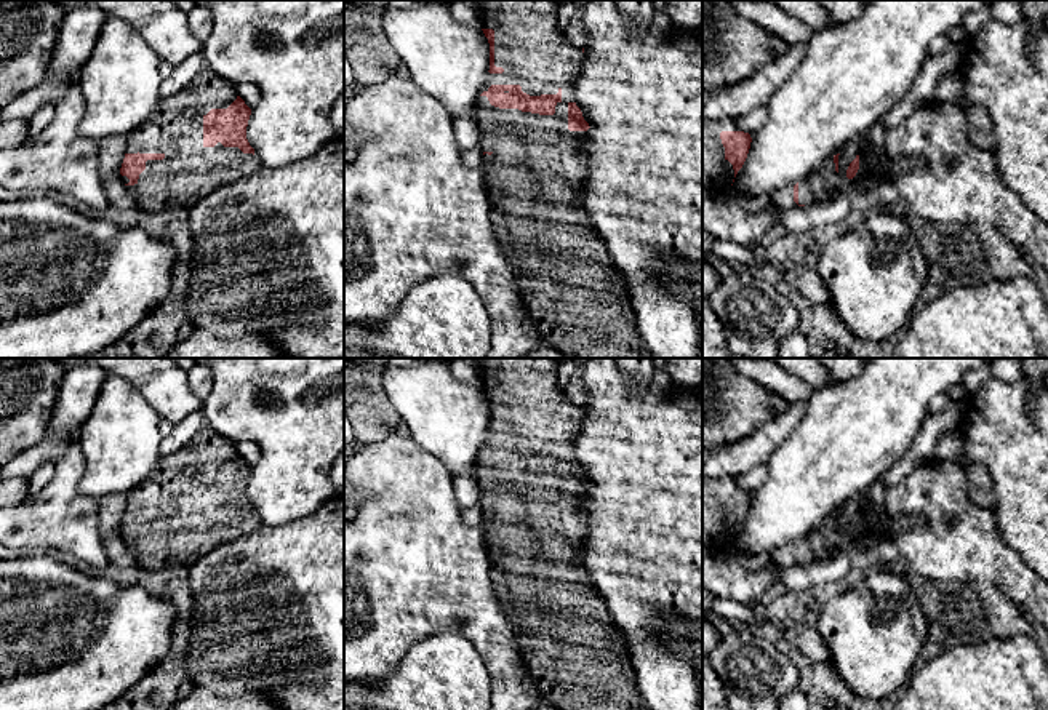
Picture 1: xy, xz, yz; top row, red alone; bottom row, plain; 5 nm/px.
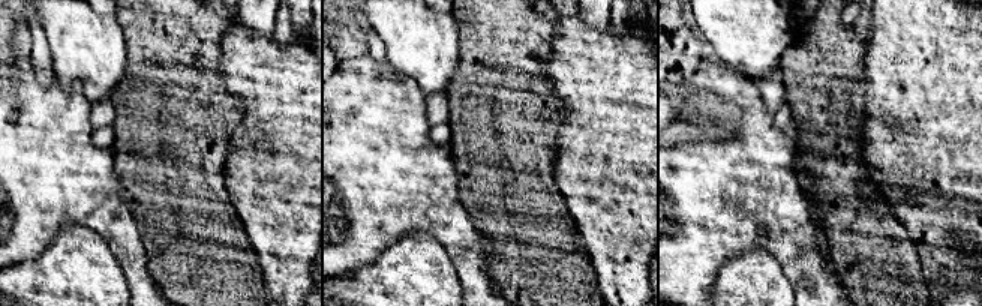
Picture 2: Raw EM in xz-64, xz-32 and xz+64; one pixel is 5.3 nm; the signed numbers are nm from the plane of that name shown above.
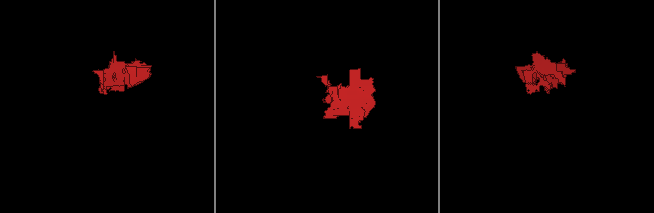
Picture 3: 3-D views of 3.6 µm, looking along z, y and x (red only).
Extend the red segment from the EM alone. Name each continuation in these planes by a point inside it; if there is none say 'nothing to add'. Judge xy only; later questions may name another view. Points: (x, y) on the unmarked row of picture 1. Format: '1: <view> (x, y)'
1: xy (189, 530)

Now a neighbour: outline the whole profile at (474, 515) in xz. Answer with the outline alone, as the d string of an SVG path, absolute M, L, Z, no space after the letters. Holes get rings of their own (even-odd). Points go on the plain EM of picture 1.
M477 502L472 507L464 509L461 512L461 517L462 517L462 521L467 526L482 526L482 521L483 521L483 509L482 509L482 504Z

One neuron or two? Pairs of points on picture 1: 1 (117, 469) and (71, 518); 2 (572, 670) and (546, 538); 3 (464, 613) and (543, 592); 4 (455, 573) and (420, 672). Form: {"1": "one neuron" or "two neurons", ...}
{"1": "two neurons", "2": "one neuron", "3": "two neurons", "4": "two neurons"}

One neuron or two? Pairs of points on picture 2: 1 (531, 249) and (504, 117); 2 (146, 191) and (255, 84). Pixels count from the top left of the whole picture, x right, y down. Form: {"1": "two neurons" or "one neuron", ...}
{"1": "one neuron", "2": "two neurons"}

